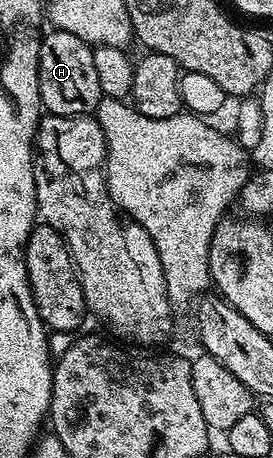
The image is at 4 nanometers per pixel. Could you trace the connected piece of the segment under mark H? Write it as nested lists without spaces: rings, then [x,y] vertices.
[[[62,29],[46,32],[39,51],[39,91],[46,114],[84,117],[92,114],[103,96],[99,87],[99,71],[95,71],[93,49],[83,39]]]

